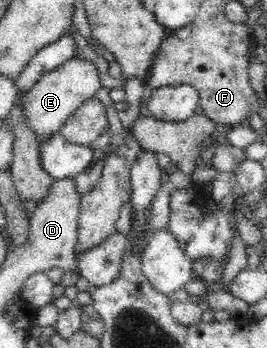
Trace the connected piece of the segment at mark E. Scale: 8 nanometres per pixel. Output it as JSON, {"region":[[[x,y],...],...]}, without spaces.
{"region":[[[77,55],[51,72],[43,74],[33,84],[33,88],[28,90],[23,100],[23,117],[27,127],[37,134],[37,143],[43,143],[53,137],[54,133],[60,132],[65,122],[68,122],[69,116],[72,116],[77,108],[80,108],[87,100],[95,98],[97,90],[101,87],[99,82],[97,67],[91,61],[79,58]]]}

